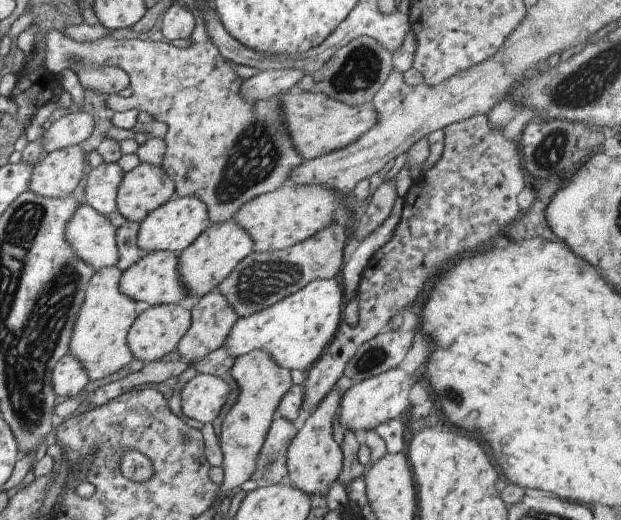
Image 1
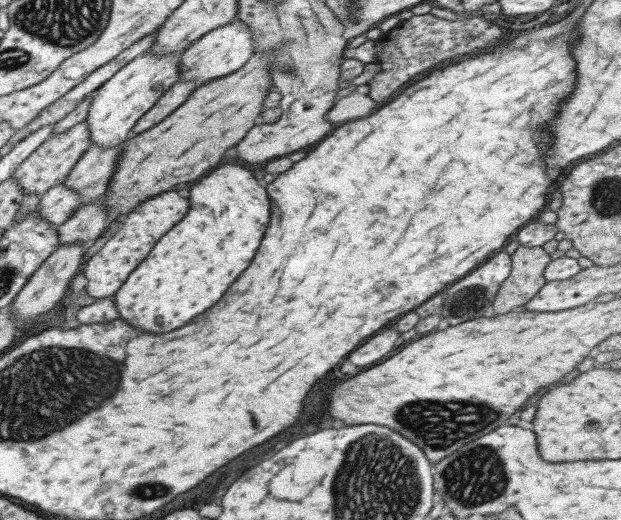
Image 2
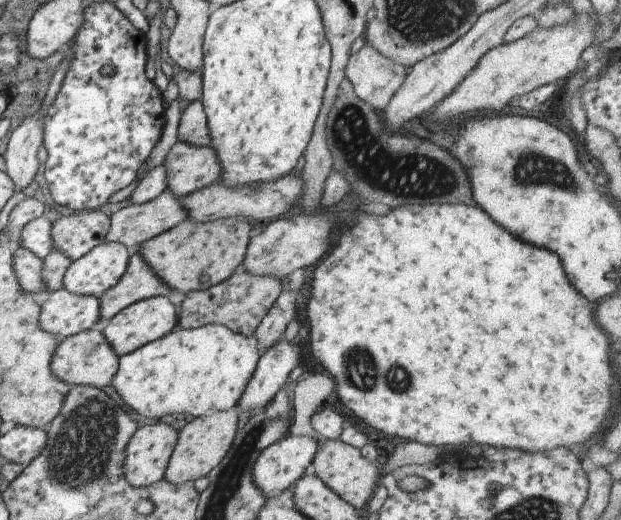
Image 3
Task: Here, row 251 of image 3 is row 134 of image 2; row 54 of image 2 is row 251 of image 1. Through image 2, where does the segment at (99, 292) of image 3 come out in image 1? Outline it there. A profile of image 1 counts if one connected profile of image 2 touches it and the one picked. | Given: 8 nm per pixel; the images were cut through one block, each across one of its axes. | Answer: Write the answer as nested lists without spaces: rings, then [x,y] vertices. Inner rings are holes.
[[[176,197],[155,208],[141,220],[137,230],[137,245],[143,253],[164,251],[179,254],[188,248],[201,232],[204,232],[211,224],[205,203],[196,197]]]

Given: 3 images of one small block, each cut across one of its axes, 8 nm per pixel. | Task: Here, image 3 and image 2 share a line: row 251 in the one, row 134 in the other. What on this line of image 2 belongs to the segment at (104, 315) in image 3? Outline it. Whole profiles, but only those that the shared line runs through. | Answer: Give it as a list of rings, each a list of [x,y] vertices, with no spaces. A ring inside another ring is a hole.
[[[178,81],[173,84],[162,96],[155,102],[154,106],[144,113],[135,124],[131,135],[137,135],[150,129],[154,124],[162,122],[168,115],[172,114],[196,89],[194,81]]]

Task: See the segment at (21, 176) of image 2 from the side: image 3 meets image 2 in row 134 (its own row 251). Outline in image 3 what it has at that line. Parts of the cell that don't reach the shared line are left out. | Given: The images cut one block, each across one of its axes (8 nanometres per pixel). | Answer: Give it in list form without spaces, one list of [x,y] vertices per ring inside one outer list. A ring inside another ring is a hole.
[[[90,210],[60,216],[52,223],[52,251],[61,252],[67,259],[75,261],[105,242],[111,218],[105,213]]]

